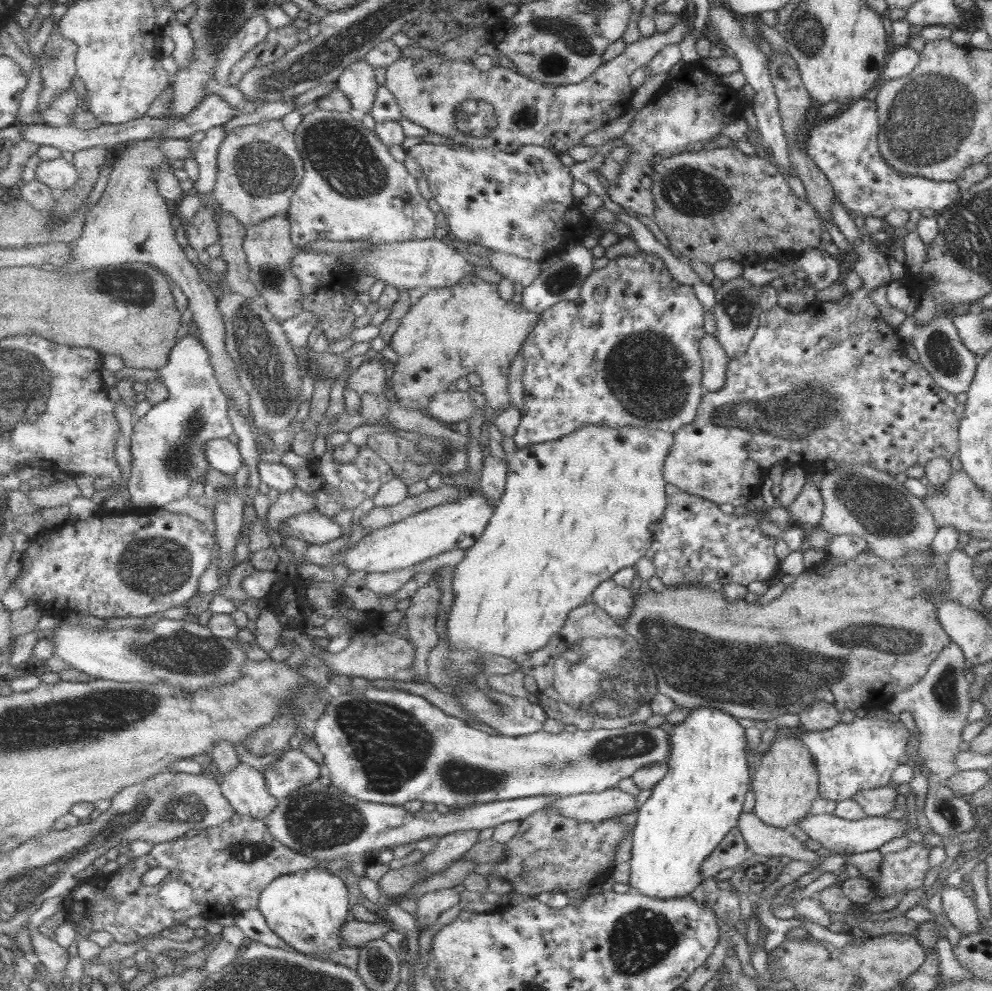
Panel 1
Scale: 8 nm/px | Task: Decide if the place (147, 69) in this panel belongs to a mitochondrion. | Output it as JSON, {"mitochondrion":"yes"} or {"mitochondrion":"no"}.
{"mitochondrion":"no"}

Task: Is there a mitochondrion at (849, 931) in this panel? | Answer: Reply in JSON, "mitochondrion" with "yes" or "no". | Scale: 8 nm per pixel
{"mitochondrion":"no"}

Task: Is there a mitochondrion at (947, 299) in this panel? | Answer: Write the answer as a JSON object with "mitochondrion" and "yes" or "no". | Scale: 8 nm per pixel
{"mitochondrion":"no"}

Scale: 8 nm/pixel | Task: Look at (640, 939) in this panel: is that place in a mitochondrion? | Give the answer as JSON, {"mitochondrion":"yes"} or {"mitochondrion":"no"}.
{"mitochondrion":"yes"}

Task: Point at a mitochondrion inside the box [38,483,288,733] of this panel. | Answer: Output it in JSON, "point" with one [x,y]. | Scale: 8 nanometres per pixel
{"point":[157,566]}

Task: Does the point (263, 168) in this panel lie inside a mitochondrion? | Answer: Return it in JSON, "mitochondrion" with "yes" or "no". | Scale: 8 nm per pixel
{"mitochondrion":"yes"}

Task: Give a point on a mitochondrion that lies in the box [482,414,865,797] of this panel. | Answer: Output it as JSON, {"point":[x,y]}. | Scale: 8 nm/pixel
{"point":[616,683]}

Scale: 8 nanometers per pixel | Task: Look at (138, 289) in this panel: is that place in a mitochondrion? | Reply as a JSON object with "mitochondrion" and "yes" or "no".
{"mitochondrion":"yes"}

